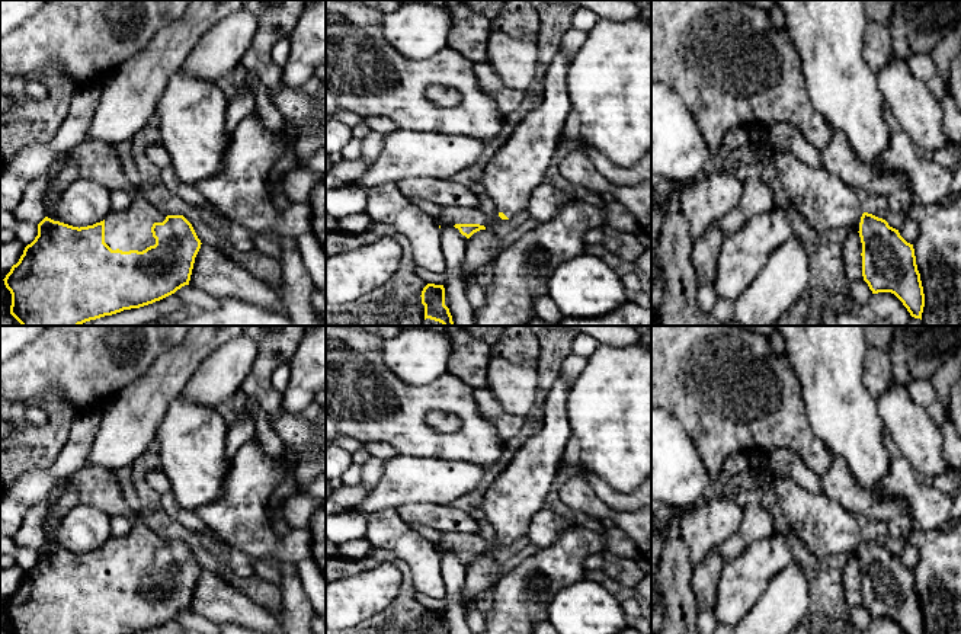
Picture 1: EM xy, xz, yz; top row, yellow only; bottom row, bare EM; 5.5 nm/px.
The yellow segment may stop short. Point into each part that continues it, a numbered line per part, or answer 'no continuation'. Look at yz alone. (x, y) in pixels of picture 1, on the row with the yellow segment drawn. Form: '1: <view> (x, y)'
1: yz (826, 202)

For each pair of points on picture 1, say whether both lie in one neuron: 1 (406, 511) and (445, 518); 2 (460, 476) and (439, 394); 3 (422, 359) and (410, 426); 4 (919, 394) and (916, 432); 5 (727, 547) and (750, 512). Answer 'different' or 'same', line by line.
1: same
2: different
3: different
4: different
5: same

